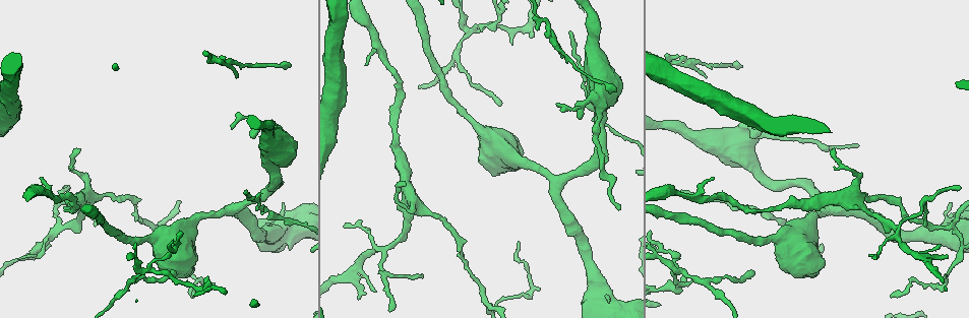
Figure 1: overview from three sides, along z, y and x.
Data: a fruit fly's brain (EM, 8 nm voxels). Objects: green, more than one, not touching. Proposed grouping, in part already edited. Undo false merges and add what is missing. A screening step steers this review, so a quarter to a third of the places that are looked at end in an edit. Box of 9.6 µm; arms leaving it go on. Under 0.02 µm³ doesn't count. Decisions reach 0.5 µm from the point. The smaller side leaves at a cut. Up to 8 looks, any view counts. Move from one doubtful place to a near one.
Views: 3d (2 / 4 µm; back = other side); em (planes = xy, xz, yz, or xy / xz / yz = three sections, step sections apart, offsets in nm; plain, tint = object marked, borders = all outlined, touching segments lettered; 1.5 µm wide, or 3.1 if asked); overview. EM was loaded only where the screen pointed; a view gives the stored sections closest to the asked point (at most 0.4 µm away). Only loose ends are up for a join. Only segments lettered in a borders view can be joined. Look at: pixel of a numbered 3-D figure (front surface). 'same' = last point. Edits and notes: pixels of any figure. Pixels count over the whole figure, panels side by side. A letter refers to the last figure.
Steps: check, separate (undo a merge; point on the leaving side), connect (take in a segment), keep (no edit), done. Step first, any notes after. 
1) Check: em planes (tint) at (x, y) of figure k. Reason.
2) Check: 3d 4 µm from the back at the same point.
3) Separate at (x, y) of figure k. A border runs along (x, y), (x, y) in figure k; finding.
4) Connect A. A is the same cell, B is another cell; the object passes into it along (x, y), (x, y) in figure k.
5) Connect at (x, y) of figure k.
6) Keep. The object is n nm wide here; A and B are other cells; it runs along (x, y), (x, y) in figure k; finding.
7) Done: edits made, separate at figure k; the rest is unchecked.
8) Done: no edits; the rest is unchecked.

Check: em xz step 4 (tint) at (941, 286) of figure 1. Abrupt turn.

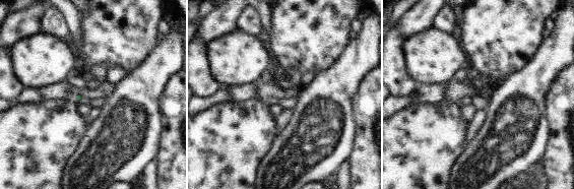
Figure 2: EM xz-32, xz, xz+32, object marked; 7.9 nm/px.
Check: em planes (tint) at the same point. Cut it another way.

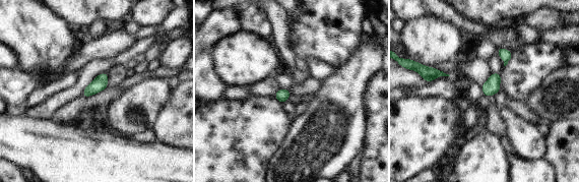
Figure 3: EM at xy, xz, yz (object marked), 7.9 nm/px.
Check: em planes (borders) at the same point. What lies round it.

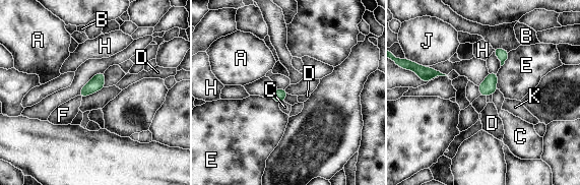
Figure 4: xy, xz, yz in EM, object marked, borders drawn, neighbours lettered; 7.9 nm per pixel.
Keep. The object is 20 nm wide here; A, B, C, D, E, F, H, J and K are other cells; a border runs along (497, 88), (492, 95) in figure 4; continuous, no second cell.

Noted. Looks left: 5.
Check: 3d 4 µm at (235, 76) of figure 1. Free end.

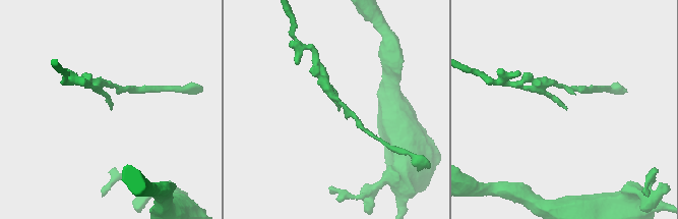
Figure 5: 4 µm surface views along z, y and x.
Check: em planes (borders) at (111, 110) of figure 5.

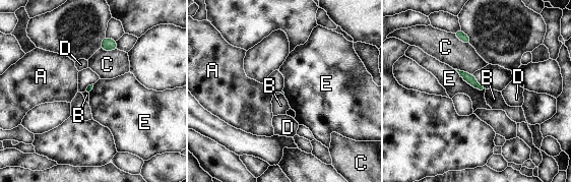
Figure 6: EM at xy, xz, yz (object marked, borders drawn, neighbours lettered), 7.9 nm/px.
Keep. A, B, C, D and E are other cells; a border runs along (454, 69), (469, 84), (484, 88) in figure 6; none of them fits.

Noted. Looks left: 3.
Check: 3d 2 µm at (233, 128) of figure 1. Branch stops here.

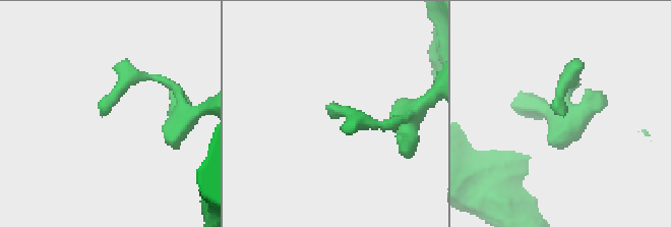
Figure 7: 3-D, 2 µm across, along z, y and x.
Check: em xz step 8 (borders) at (108, 114) of figure 7. Need the tissue.

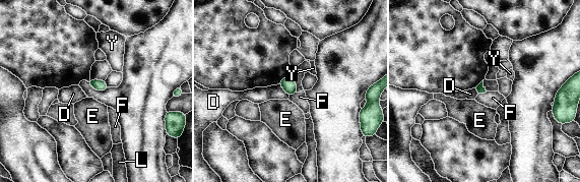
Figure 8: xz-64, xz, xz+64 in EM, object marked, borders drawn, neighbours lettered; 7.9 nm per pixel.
Check: em planes (borders) at the same point.

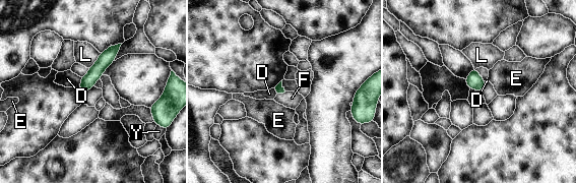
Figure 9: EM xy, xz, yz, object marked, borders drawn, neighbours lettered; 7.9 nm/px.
Keep. D, E, F, L and Y are other cells; a border runs along (486, 82), (482, 92) in figure 9; no lettered segment goes on from it.

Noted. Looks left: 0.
Done: no edits; the rest is unchecked.

